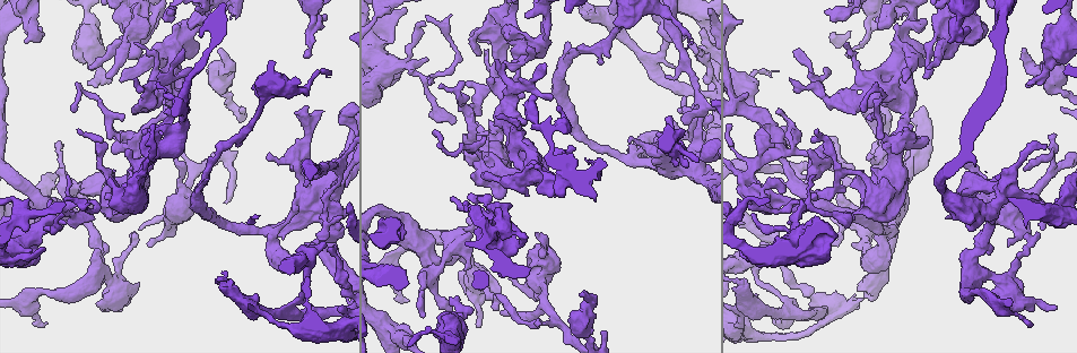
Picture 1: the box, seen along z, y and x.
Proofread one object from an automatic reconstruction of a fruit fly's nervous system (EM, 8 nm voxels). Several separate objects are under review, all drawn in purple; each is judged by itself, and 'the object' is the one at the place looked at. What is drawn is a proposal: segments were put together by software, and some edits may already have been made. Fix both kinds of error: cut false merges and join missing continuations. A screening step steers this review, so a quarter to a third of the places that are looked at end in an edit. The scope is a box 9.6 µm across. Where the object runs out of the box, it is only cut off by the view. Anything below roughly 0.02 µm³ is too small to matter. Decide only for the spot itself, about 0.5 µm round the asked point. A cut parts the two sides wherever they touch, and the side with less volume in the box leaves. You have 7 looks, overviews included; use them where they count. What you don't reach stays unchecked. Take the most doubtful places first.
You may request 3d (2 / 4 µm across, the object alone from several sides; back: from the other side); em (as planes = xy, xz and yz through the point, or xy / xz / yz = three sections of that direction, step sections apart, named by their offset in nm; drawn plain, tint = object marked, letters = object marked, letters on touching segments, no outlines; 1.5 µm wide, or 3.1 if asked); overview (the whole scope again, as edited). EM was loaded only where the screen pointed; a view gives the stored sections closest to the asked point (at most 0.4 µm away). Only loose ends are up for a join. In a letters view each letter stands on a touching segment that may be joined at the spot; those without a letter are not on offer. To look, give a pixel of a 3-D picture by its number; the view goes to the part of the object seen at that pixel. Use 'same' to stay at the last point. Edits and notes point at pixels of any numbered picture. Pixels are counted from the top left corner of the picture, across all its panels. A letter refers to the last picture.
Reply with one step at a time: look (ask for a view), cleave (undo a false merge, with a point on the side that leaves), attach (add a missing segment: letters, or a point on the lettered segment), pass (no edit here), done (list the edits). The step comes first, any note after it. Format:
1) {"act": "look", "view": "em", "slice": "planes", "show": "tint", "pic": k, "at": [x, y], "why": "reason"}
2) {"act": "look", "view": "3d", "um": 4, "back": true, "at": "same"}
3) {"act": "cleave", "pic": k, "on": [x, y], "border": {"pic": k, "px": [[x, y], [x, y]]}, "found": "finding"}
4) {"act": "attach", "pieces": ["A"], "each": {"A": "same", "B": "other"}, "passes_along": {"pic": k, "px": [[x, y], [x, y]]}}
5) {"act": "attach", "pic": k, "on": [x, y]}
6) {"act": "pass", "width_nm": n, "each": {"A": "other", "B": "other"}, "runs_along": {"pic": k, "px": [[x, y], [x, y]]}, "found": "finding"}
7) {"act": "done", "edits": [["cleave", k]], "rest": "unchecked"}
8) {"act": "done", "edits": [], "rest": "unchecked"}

{"act": "look", "view": "em", "slice": "xz", "step": 8, "show": "tint", "pic": 1, "at": [97, 84], "why": "an open end"}

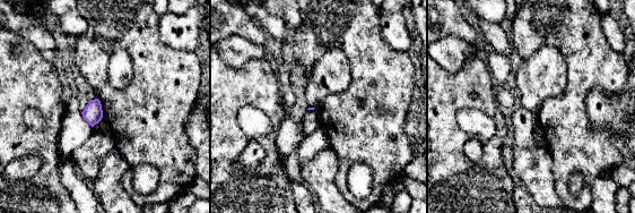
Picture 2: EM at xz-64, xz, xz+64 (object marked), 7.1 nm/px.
{"act": "look", "view": "em", "slice": "planes", "show": "letters", "at": "same", "why": "another direction"}

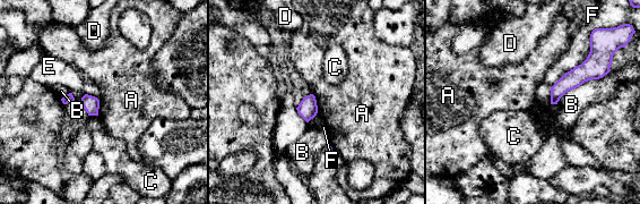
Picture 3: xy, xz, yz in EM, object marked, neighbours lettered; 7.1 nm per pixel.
{"act": "pass", "longest_contact_nm": ["B", 440], "each": {"A": "other", "B": "other", "C": "other", "D": "other", "E": "other", "F": "other"}, "border": {"pic": 3, "px": [[311, 93], [316, 100], [317, 115]]}, "found": "no lettered segment goes on from it"}

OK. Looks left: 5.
{"act": "look", "view": "em", "slice": "planes", "show": "letters", "pic": 1, "at": [178, 159]}

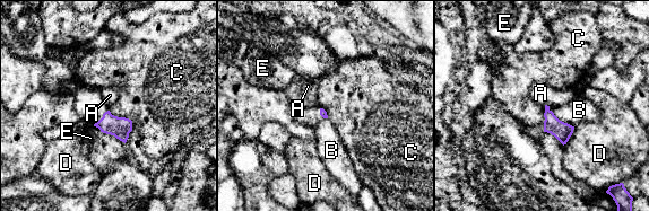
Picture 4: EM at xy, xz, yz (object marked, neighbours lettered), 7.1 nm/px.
{"act": "pass", "each": {"A": "other", "B": "other", "C": "other", "D": "other", "E": "other"}, "border": {"pic": 4, "px": [[109, 111], [131, 121], [126, 142]]}, "found": "none of them fits"}

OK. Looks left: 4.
{"act": "look", "view": "em", "slice": "xy", "step": 4, "show": "tint", "pic": 1, "at": [888, 234], "why": "sudden change in width"}

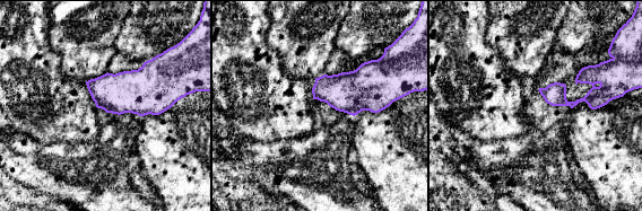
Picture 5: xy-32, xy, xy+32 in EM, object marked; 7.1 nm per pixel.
{"act": "look", "view": "em", "slice": "planes", "show": "letters", "at": "same"}

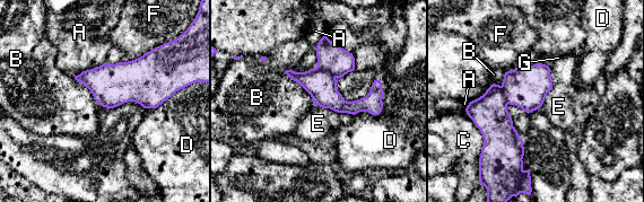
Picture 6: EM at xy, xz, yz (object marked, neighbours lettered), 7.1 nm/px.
{"act": "cleave", "pic": 6, "on": [331, 58], "width_nm": 220, "each": {"A": "other", "B": "other", "C": "other", "D": "other", "E": "other", "F": "other", "G": "other"}, "border": {"pic": 6, "px": [[316, 66], [336, 77]]}, "found": "two neurons meet here"}

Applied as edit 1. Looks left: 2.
{"act": "done", "edits": [["cleave", 6]], "rest": "unchecked"}

